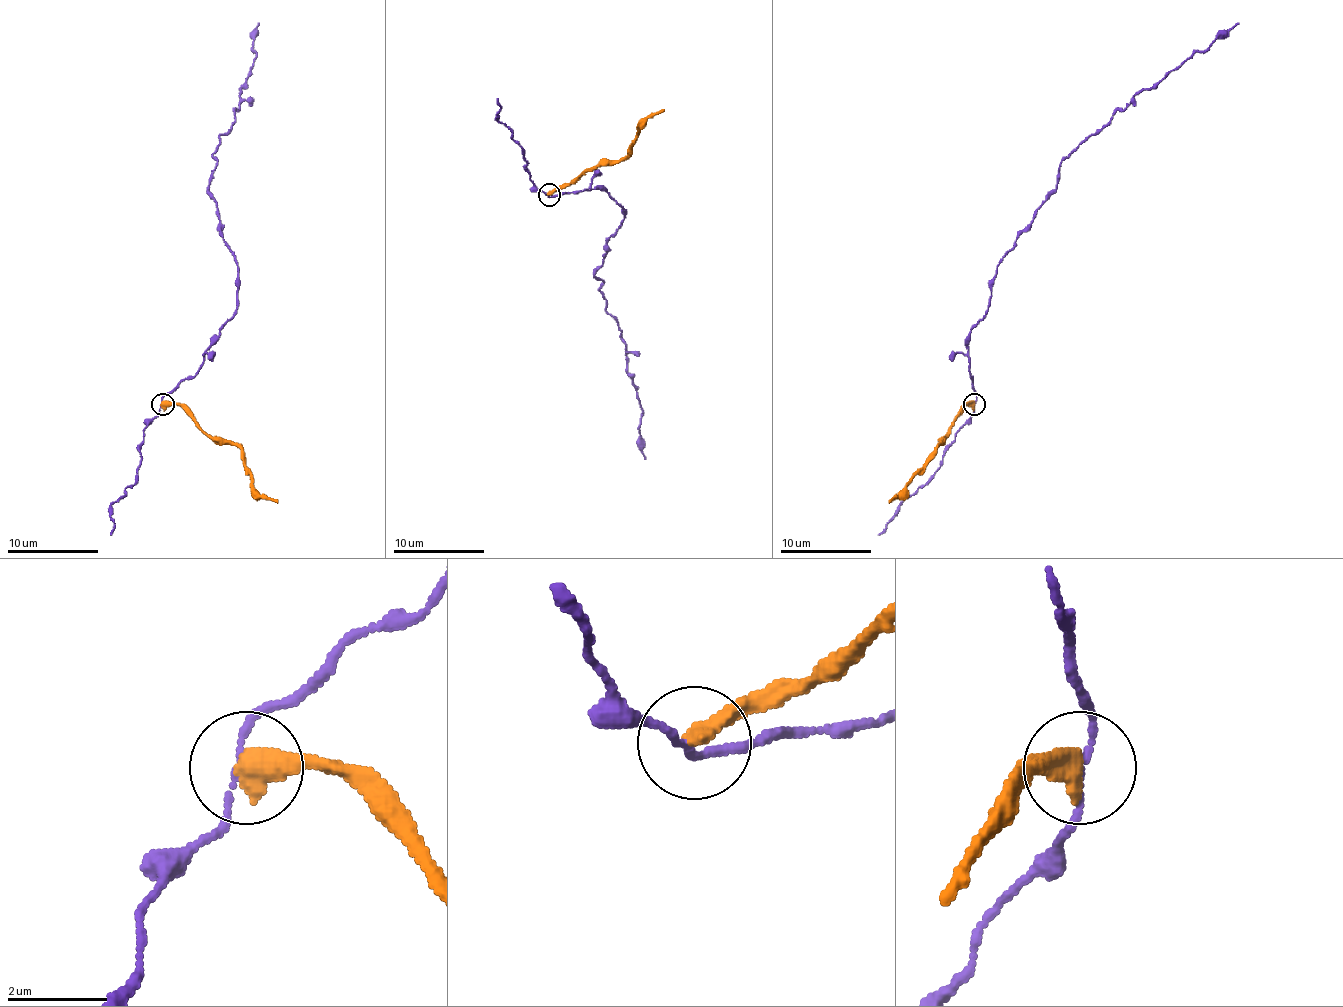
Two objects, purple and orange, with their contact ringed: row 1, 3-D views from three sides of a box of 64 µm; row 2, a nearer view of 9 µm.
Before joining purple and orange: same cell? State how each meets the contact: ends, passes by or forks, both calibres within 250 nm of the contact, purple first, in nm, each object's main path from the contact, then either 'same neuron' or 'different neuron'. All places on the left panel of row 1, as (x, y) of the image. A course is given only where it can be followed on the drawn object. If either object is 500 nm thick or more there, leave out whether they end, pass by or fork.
purple passes by; orange ends; calibres 110 and 480 nm; course purple (161, 405), (195, 375), (238, 307), (238, 264), (208, 191), (213, 152), (256, 57), (258, 23); course orange (163, 405), (179, 405), (206, 434), (233, 443), (240, 450), (240, 459), (254, 489), (277, 502); different neuron

